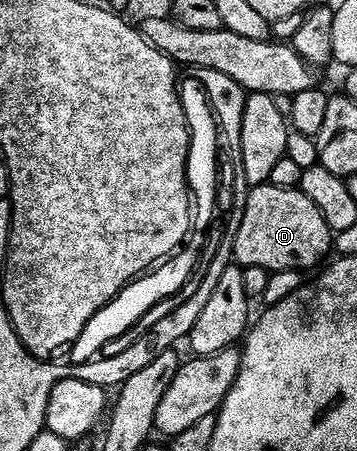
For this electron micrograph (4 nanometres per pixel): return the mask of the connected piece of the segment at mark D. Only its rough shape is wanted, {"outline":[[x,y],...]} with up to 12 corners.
{"outline":[[249,187],[232,262],[308,272],[328,251],[297,187]]}

